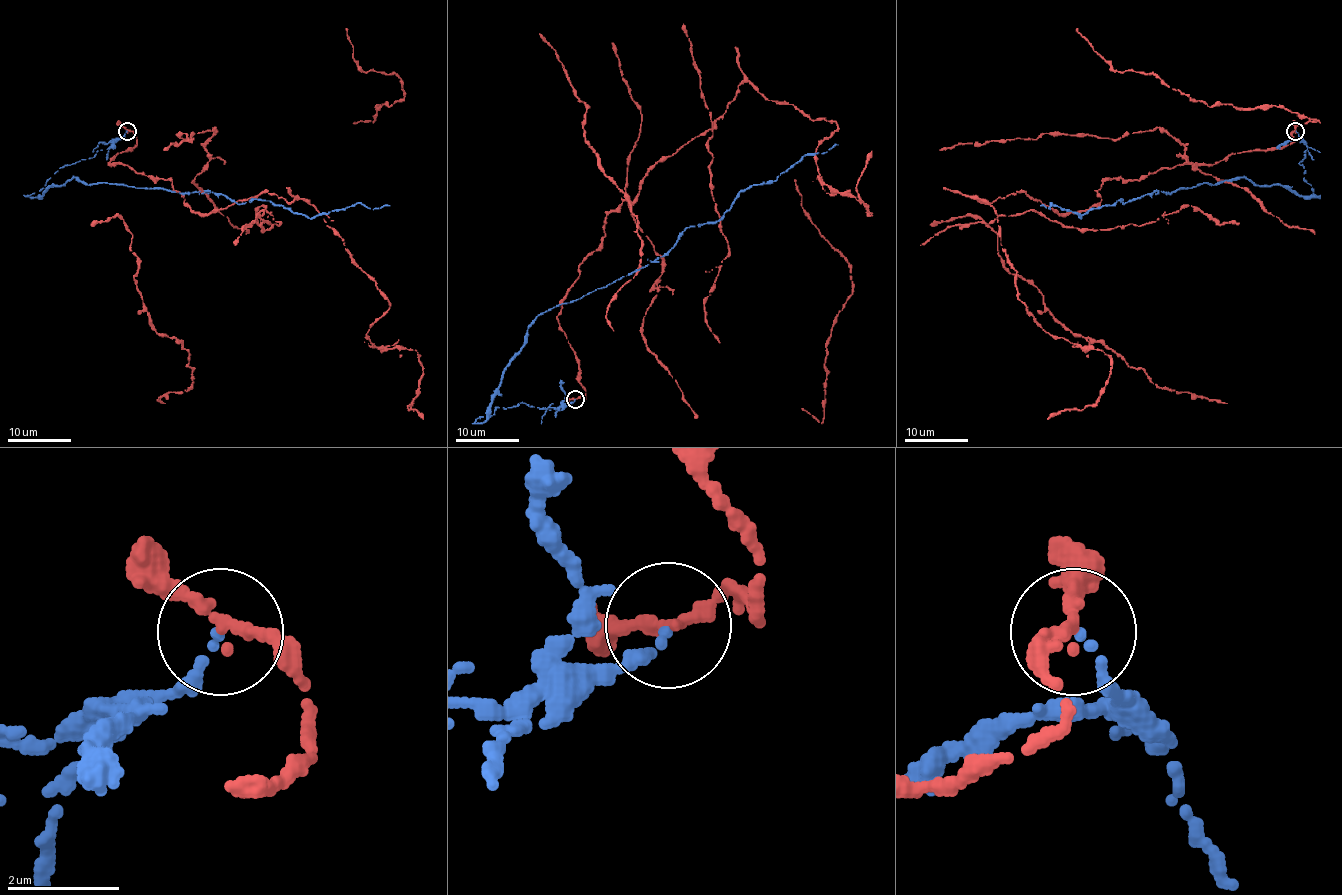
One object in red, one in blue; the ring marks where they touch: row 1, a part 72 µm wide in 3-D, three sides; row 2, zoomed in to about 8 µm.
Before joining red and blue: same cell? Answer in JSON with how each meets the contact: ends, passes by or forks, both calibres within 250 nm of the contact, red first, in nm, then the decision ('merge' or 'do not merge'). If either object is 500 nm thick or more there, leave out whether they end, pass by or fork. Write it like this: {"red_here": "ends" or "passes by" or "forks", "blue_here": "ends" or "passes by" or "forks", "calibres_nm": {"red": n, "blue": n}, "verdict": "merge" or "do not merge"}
{"red_here": "passes by", "blue_here": "ends", "calibres_nm": {"red": 240, "blue": 140}, "verdict": "do not merge"}

